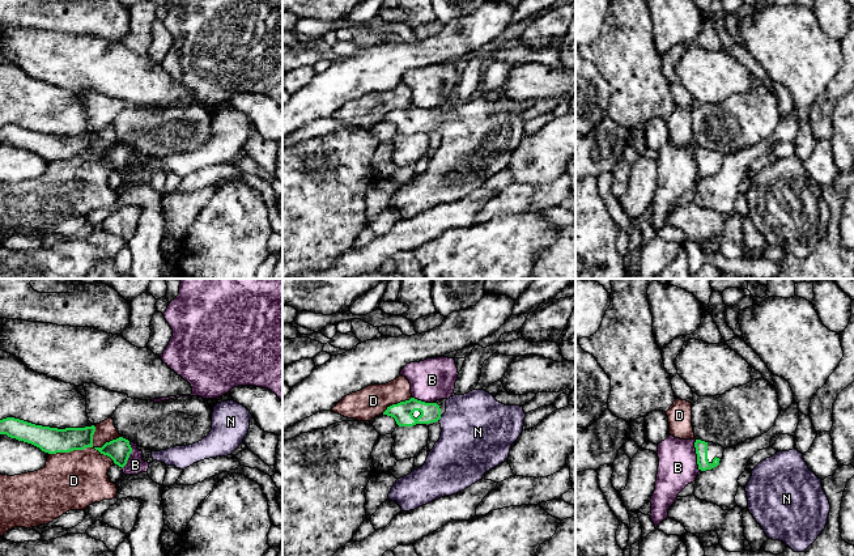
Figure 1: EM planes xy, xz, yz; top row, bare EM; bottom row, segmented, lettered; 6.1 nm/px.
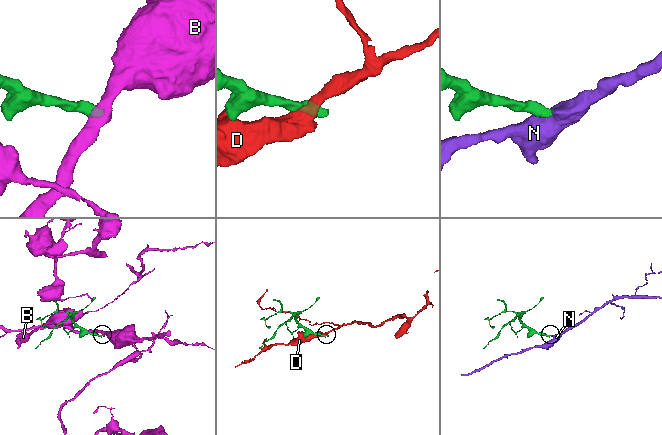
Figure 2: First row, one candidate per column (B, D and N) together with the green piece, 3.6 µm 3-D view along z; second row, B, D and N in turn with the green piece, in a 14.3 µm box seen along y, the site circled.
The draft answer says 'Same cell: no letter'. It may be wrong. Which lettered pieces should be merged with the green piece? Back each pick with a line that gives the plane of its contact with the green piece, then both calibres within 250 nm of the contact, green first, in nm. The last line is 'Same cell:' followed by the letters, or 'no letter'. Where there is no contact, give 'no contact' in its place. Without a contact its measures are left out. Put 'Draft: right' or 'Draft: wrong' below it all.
N: contact in xz; calibres 130 and 440 nm
Same cell: N
Draft: wrong

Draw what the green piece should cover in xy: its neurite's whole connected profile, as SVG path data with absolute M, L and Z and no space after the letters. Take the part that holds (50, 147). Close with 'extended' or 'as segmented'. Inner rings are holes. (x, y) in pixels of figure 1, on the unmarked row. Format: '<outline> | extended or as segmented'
M14 124L0 127L0 141L7 141L10 145L31 150L48 161L93 154L94 139L94 132L58 136L35 132Z | as segmented

